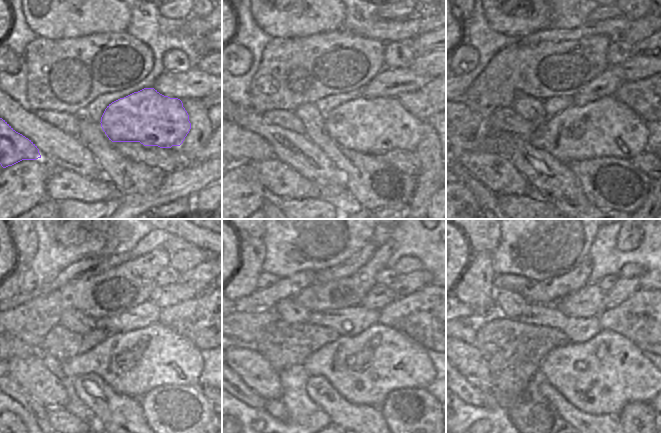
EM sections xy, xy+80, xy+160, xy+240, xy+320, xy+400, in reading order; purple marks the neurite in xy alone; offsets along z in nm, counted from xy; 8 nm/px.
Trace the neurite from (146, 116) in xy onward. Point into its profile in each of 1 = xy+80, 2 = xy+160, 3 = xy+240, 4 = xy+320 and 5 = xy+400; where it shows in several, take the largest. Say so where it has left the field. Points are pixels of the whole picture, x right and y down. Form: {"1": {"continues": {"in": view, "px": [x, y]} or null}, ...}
{"1": {"continues": {"in": "xy+80", "px": [375, 126]}}, "2": {"continues": {"in": "xy+160", "px": [606, 127]}}, "3": {"continues": {"in": "xy+240", "px": [133, 363]}}, "4": {"continues": {"in": "xy+320", "px": [364, 369]}}, "5": {"continues": {"in": "xy+400", "px": [601, 376]}}}

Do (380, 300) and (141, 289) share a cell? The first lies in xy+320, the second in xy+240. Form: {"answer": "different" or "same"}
{"answer": "different"}

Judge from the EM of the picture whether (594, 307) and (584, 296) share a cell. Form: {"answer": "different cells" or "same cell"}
{"answer": "same cell"}

